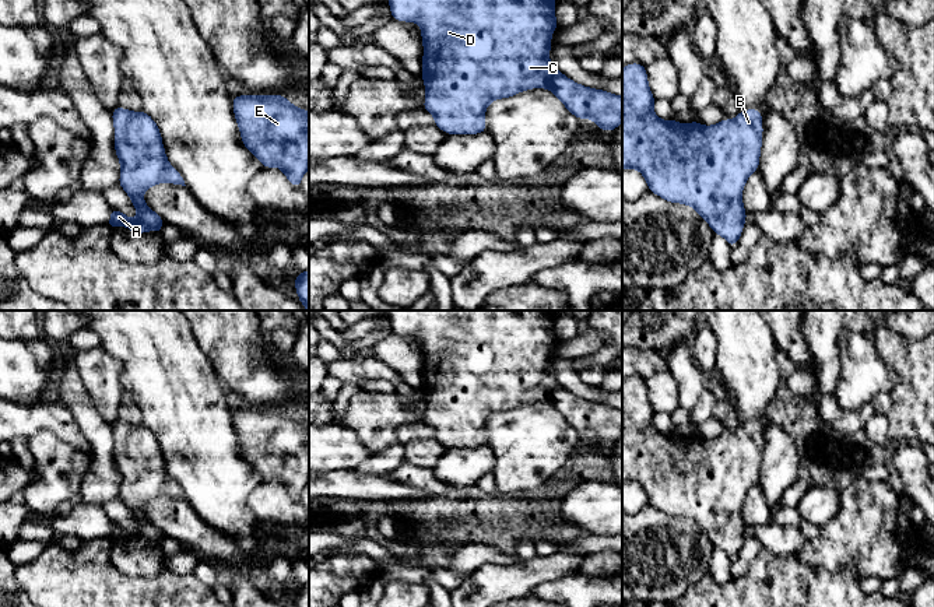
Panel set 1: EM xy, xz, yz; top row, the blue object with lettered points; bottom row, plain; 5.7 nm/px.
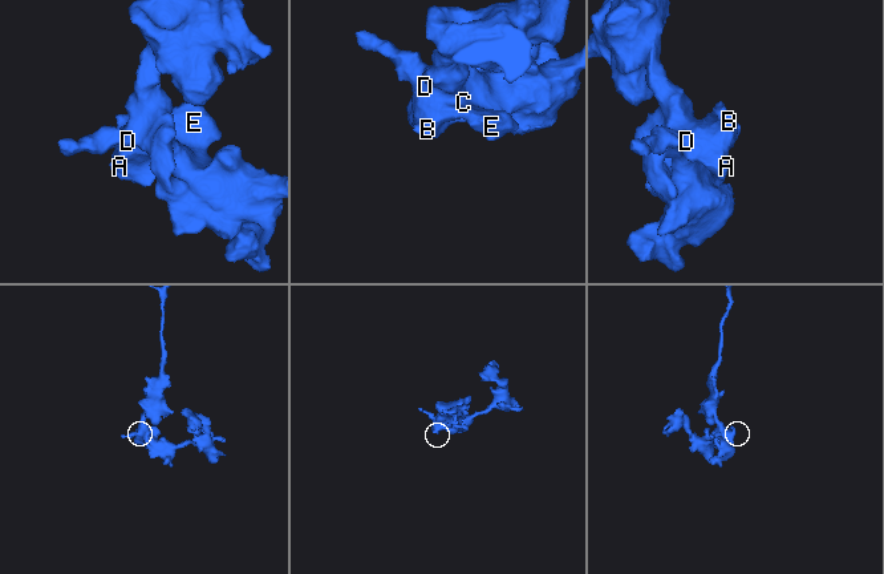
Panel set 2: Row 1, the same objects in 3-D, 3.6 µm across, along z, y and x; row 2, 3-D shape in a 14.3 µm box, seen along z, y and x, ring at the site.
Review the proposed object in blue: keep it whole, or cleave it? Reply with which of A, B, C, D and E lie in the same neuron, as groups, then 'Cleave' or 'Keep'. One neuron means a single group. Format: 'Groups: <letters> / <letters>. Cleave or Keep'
Groups: A B C D E. Keep

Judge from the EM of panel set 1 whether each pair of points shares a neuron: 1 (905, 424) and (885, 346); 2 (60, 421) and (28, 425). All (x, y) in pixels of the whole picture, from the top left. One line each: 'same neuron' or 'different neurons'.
1: same neuron
2: same neuron

